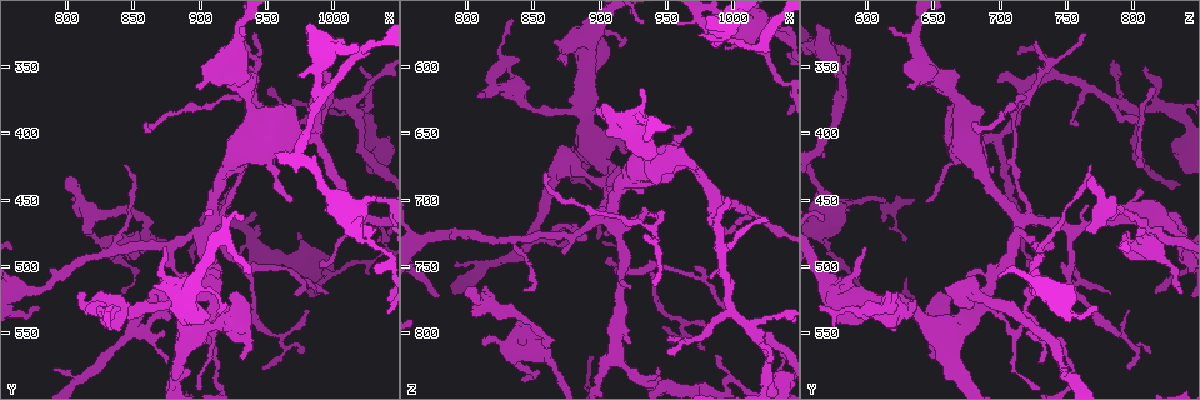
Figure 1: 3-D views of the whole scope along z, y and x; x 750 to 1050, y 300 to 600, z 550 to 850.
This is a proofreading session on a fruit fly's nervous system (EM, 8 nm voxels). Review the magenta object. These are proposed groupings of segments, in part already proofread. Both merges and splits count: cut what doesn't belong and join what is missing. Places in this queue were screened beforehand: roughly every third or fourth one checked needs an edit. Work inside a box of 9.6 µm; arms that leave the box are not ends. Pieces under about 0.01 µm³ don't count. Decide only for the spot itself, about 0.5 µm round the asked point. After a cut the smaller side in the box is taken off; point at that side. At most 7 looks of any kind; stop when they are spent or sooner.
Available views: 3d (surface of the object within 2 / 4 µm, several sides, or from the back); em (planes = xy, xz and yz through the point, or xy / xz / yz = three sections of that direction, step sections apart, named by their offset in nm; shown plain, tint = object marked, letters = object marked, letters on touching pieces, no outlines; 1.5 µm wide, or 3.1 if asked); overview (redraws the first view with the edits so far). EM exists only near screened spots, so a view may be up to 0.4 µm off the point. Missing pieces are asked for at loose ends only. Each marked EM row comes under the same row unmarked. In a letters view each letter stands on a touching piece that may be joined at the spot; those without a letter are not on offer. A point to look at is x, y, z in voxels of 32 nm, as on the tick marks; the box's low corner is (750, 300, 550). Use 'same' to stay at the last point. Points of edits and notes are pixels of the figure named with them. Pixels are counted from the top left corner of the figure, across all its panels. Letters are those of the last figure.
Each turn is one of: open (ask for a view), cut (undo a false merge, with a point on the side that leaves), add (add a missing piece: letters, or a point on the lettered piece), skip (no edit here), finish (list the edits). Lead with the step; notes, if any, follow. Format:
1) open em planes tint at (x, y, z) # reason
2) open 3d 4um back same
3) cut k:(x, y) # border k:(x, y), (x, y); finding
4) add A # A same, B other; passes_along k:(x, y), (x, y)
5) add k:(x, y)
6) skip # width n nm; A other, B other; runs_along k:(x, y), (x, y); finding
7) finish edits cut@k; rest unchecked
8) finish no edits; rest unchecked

open 3d 2um at (814, 472, 766) # free end

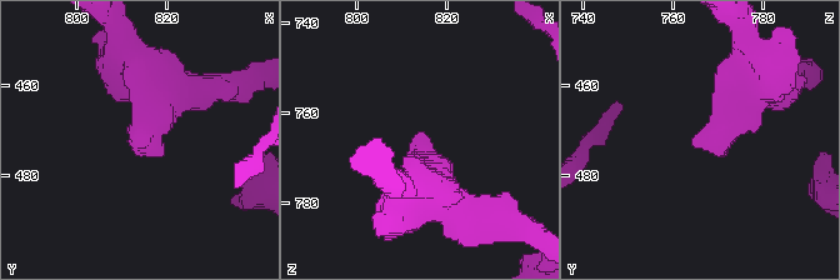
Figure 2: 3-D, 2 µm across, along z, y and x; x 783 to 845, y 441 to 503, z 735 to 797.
open em planes letters at (814, 473, 765)

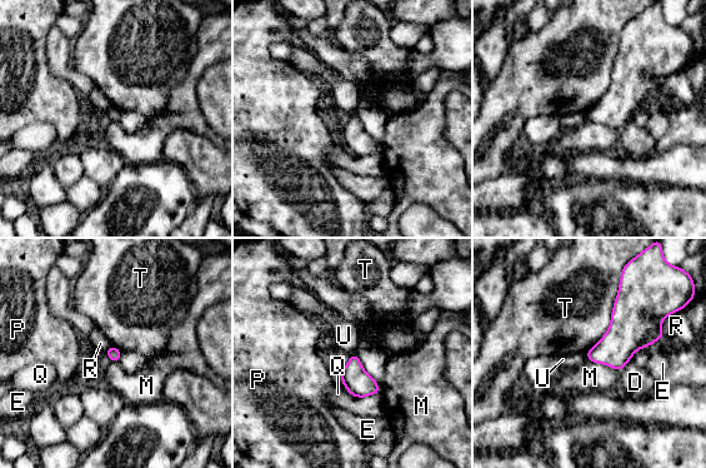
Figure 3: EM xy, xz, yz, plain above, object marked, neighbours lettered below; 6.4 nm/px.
skip # D other, E other, M other, P other, Q other, R other, T other, U other; border 3:(585, 352), (587, 359); none of them fits

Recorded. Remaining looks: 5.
open em planes letters at (810, 520, 624) # branch stops here

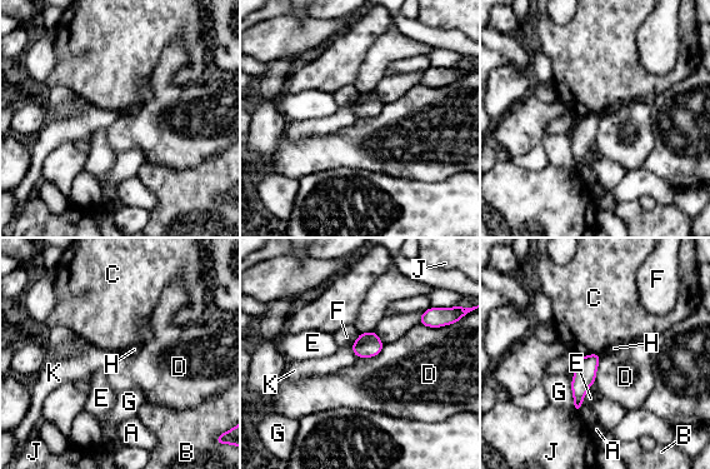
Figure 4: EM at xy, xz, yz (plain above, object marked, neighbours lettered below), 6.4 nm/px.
skip # A other, B other, C other, D other, E other, F other, G other, H other, J other, K other; border 4:(384, 344), (378, 354), (358, 358); no lettered piece goes on from it

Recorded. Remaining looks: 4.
open 3d 2um at (944, 460, 830) # free end

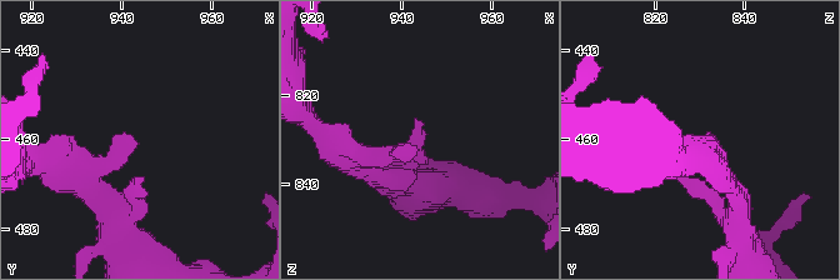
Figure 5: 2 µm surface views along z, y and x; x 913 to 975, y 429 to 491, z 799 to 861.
open em xy step 4 letters at (942, 460, 831)

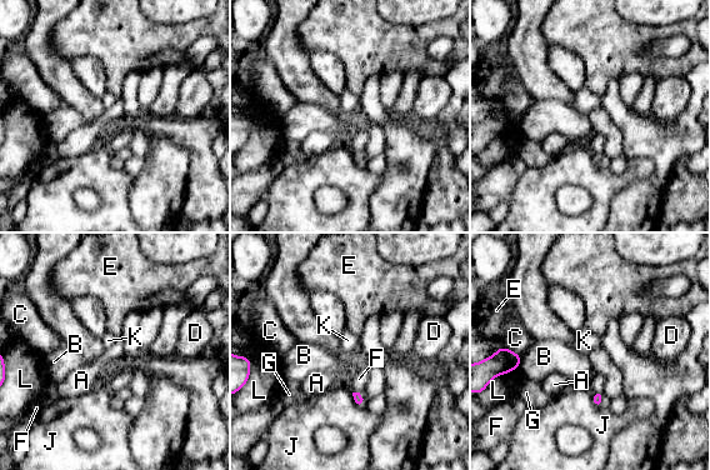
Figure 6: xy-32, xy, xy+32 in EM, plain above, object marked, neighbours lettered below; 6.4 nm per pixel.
open em planes letters same # cut it another way

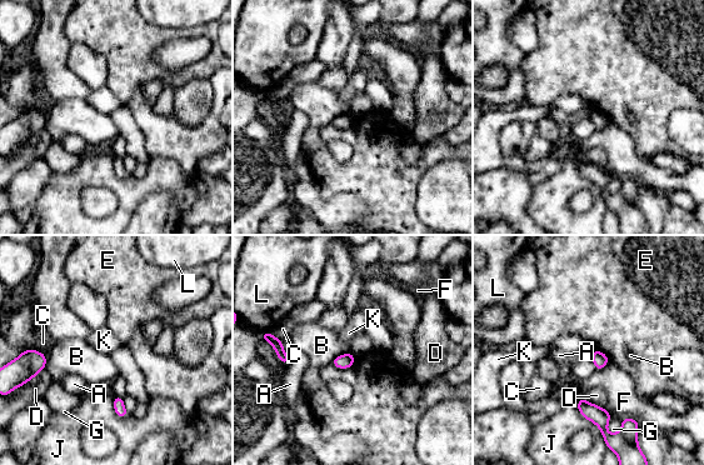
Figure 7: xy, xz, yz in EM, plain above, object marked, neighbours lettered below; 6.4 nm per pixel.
skip # A other, B other, C other, D other, E other, F other, G other, J other, K other, L other; border 7:(344, 353), (330, 361); no lettered piece goes on from it

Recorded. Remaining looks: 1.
finish no edits; rest unchecked

